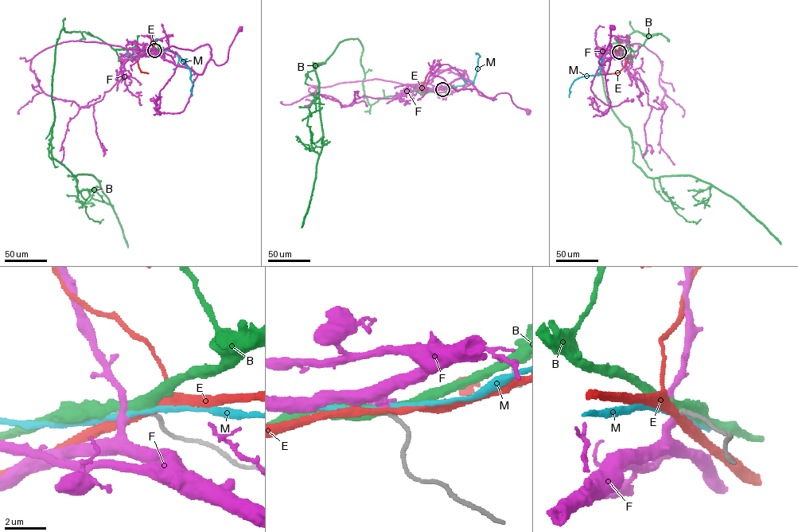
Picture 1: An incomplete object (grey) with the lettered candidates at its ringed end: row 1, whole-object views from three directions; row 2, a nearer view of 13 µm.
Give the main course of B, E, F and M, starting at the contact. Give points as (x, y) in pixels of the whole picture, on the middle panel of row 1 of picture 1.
B: (442, 88), (403, 89), (370, 104), (357, 38), (340, 41), (325, 62), (311, 65), (323, 138), (301, 227)
E: (442, 89), (421, 91), (426, 75), (437, 63)
F: (442, 88), (464, 77), (491, 99), (499, 93), (507, 93), (514, 103), (528, 111)
M: (442, 89), (464, 85), (469, 81), (472, 82), (480, 56), (476, 52)

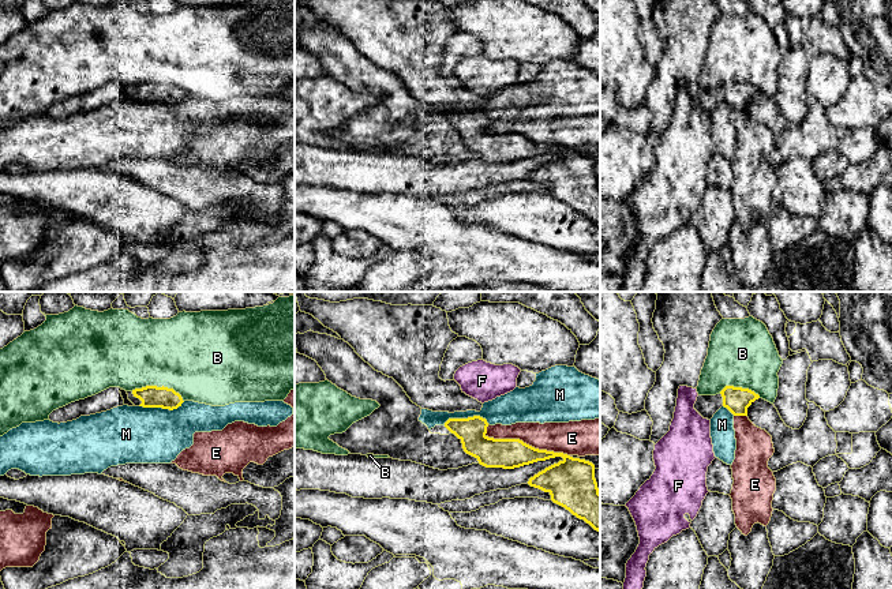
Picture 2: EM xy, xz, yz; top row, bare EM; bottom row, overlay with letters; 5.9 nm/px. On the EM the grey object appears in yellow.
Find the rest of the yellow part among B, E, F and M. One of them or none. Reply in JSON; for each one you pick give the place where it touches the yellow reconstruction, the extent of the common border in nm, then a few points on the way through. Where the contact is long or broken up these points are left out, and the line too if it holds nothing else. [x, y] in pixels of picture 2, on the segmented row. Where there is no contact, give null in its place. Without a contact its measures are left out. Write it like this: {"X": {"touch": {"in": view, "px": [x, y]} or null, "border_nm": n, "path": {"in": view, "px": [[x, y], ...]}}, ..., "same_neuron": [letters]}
{"same_neuron": []}

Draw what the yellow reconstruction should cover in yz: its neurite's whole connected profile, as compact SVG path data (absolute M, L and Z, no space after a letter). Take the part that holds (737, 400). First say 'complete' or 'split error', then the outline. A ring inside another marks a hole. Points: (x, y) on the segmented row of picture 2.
split error; M726 386L716 395L698 395L694 409L708 420L722 406L727 408L734 416L747 416L747 408L758 398L760 395L749 389Z

